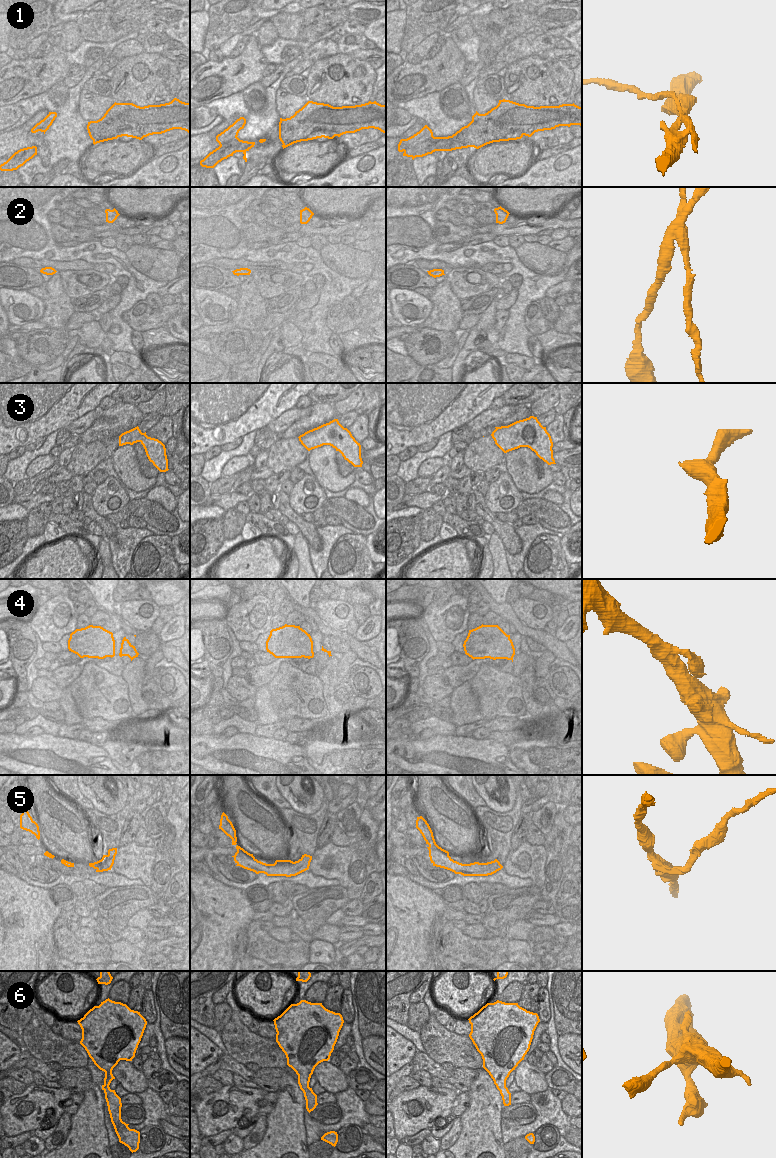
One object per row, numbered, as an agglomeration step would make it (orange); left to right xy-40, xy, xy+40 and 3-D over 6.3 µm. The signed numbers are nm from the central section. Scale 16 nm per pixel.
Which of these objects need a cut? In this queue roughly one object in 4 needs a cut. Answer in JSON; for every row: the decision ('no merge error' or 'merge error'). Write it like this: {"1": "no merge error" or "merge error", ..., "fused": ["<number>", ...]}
{"1": "merge error", "2": "no merge error", "3": "no merge error", "4": "no merge error", "5": "merge error", "6": "no merge error", "fused": ["1", "5"]}

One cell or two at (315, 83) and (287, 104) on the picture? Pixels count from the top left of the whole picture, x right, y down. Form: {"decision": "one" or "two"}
{"decision": "two"}

